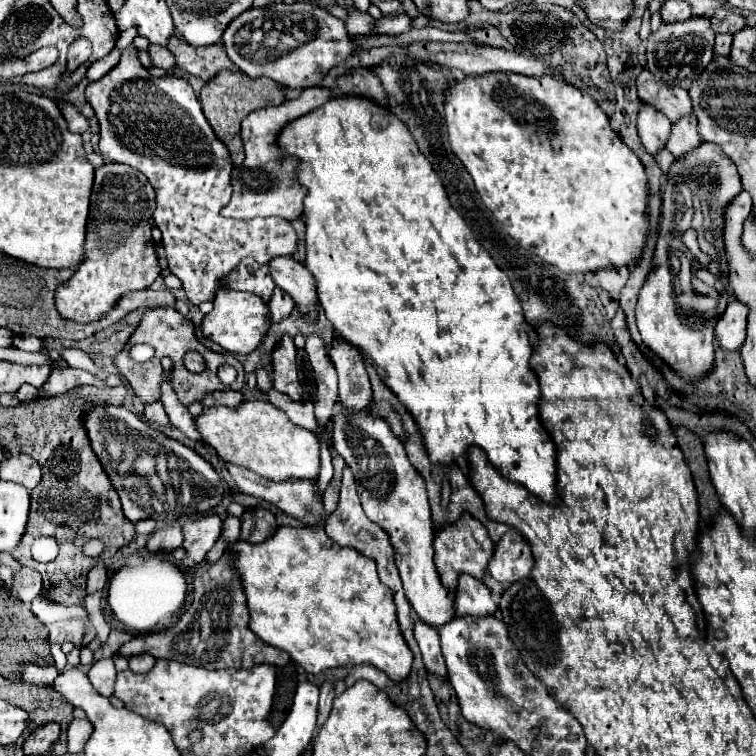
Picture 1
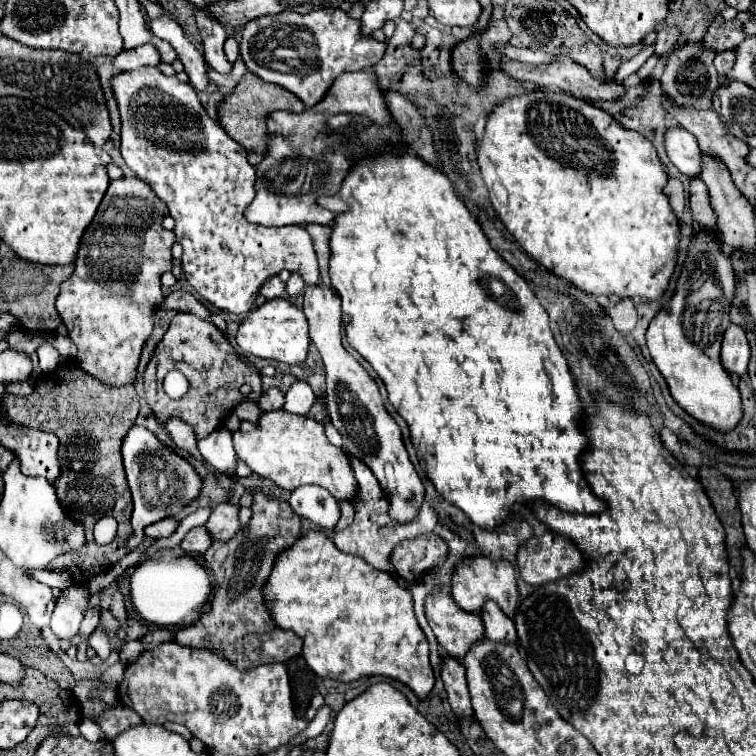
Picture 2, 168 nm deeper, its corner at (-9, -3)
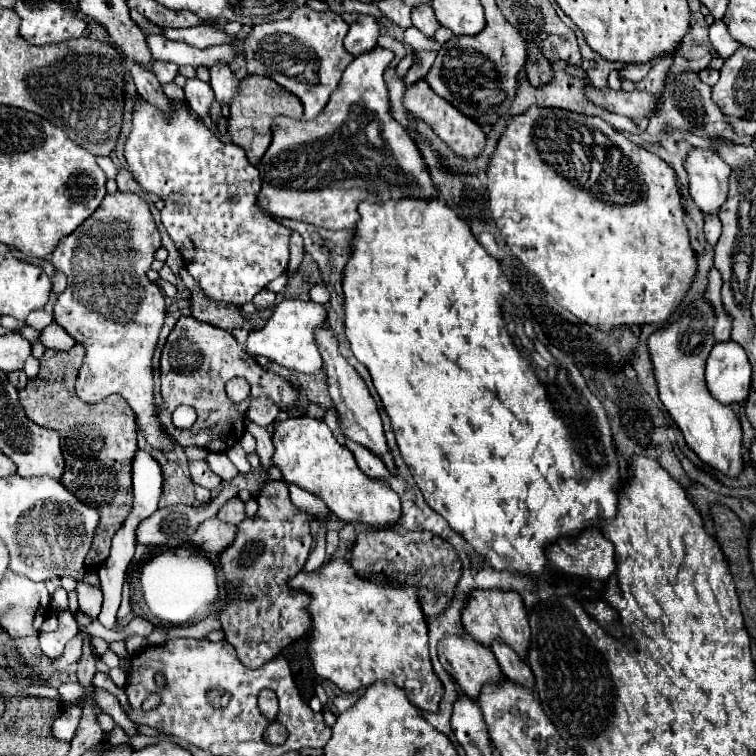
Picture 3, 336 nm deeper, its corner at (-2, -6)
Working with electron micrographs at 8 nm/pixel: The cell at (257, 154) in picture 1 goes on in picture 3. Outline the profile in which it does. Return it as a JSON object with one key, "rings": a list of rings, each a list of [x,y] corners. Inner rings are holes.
{"rings":[[[374,48],[356,56],[342,74],[326,108],[310,122],[278,116],[272,122],[272,144],[258,170],[262,190],[256,206],[268,214],[298,220],[328,230],[352,230],[360,200],[404,196],[438,198],[424,158],[408,130],[390,114],[388,90],[382,80],[394,54]],[[378,190],[378,198],[372,192]]]}

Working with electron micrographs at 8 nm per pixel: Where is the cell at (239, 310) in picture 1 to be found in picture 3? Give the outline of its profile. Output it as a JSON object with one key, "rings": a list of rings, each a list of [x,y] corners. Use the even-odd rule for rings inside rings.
{"rings":[[[288,298],[282,300],[274,306],[272,316],[268,318],[268,322],[258,328],[258,330],[250,330],[248,340],[246,340],[246,352],[250,356],[266,356],[268,360],[294,370],[294,372],[304,372],[304,374],[314,374],[322,368],[322,358],[314,340],[314,330],[324,324],[326,320],[326,308],[322,304],[314,304],[314,302],[304,302],[298,298]]]}

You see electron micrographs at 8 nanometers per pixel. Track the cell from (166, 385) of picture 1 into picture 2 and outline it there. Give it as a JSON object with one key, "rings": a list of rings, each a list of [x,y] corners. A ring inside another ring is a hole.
{"rings":[[[223,427],[223,429],[213,431],[209,437],[197,441],[197,447],[199,447],[199,453],[203,455],[203,459],[209,461],[219,473],[233,471],[237,467],[229,429]]]}

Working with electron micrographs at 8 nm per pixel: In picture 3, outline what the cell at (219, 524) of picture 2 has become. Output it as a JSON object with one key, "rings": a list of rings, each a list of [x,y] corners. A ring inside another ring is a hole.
{"rings":[[[230,498],[216,514],[218,520],[226,522],[226,524],[232,524],[232,526],[238,526],[246,516],[244,516],[244,504],[242,500],[238,498]]]}

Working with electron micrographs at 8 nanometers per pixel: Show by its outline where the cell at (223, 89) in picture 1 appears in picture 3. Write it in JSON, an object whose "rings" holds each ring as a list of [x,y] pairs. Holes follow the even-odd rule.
{"rings":[[[246,76],[240,82],[238,96],[230,102],[230,116],[228,116],[226,130],[232,138],[232,142],[246,150],[246,156],[254,166],[260,162],[260,158],[264,156],[264,152],[270,146],[270,140],[272,140],[270,126],[272,126],[274,116],[278,116],[278,114],[292,114],[294,120],[300,120],[302,118],[300,100],[294,98],[294,94],[290,94],[288,90],[284,90],[282,86],[278,86],[274,80],[270,80],[266,76]]]}

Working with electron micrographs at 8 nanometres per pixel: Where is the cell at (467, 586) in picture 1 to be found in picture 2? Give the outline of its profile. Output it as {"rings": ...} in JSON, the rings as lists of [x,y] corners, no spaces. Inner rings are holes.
{"rings":[[[485,603],[483,613],[481,613],[487,637],[493,639],[495,643],[513,643],[517,645],[517,631],[513,621],[497,607],[497,603]]]}

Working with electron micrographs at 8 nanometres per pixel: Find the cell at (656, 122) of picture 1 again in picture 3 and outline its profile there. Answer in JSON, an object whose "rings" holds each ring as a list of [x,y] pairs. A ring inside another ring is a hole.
{"rings":[[[692,148],[684,158],[688,172],[688,192],[704,214],[718,214],[726,192],[730,168],[706,148]]]}

